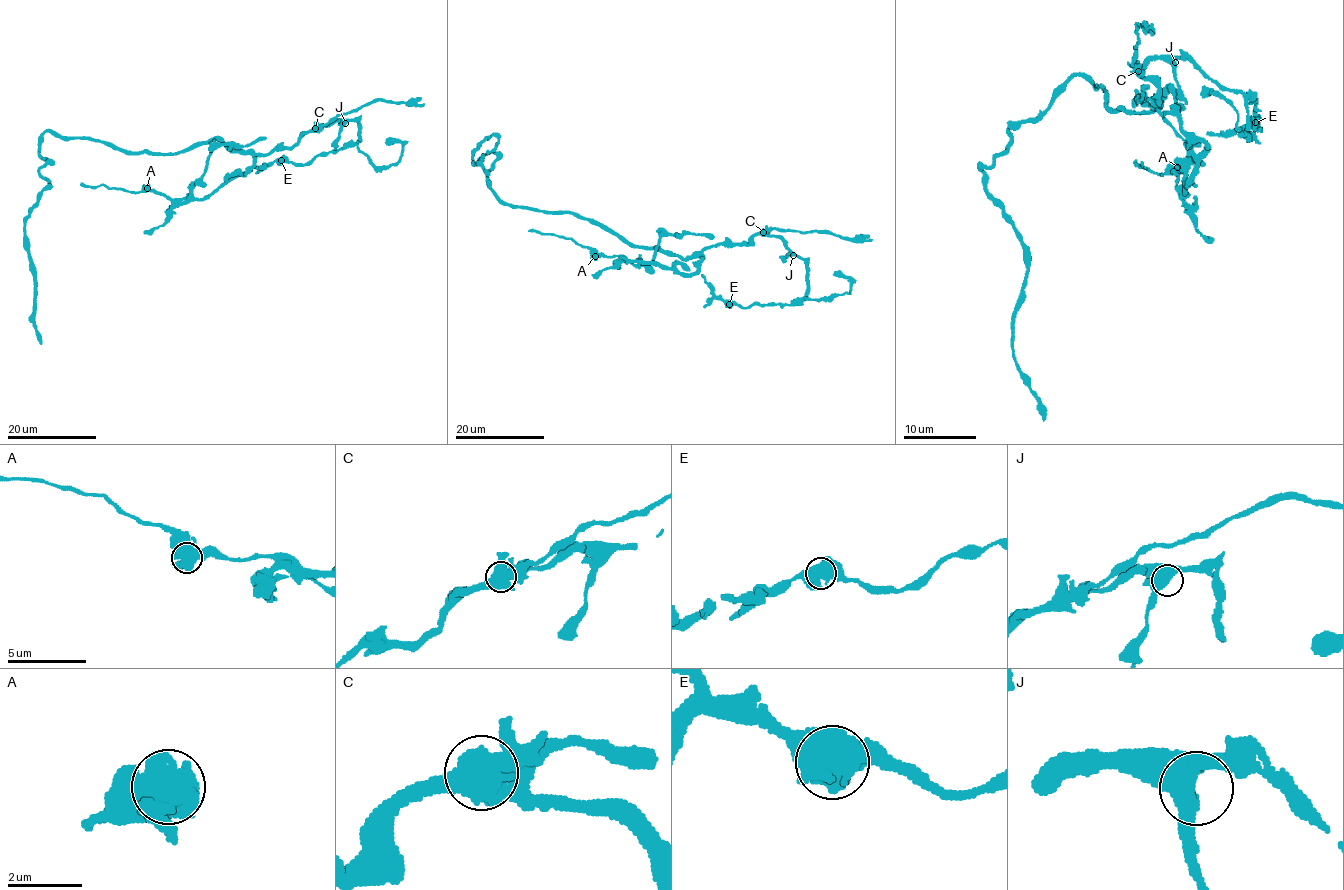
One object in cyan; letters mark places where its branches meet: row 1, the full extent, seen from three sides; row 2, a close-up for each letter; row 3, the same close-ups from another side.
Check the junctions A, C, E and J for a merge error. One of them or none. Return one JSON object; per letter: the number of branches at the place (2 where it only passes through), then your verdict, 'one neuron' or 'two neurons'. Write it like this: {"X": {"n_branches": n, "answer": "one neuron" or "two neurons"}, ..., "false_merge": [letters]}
{"A": {"n_branches": 3, "answer": "one neuron"}, "C": {"n_branches": 3, "answer": "one neuron"}, "E": {"n_branches": 3, "answer": "one neuron"}, "J": {"n_branches": 3, "answer": "one neuron"}, "false_merge": []}

